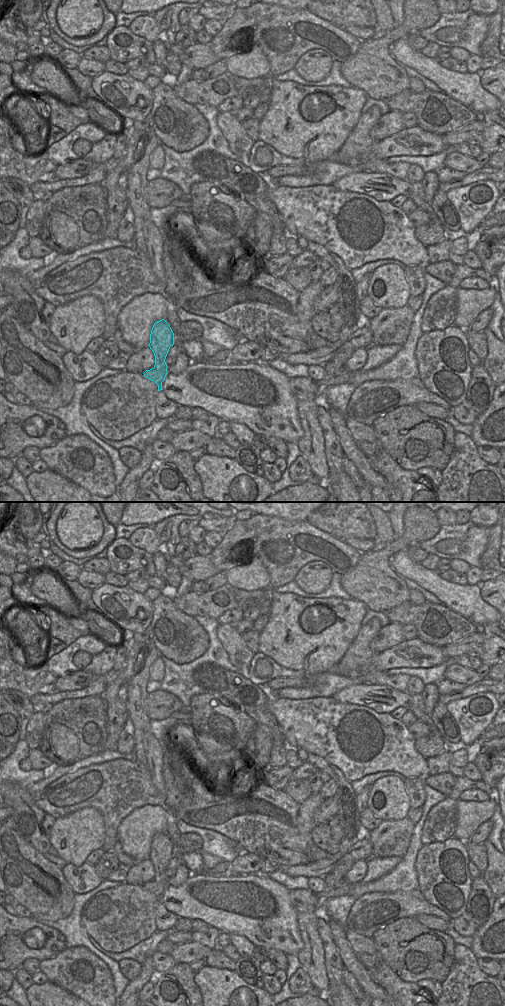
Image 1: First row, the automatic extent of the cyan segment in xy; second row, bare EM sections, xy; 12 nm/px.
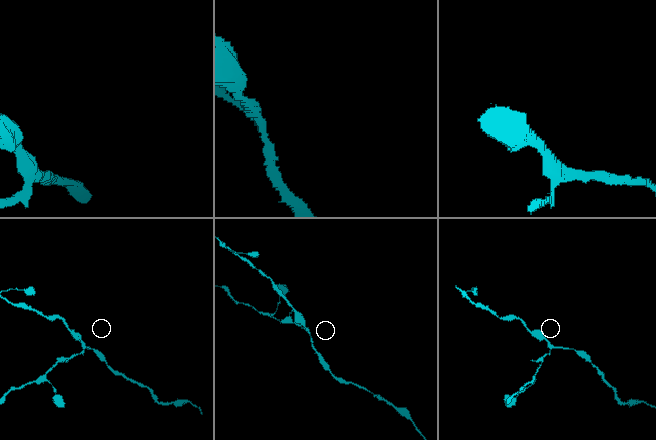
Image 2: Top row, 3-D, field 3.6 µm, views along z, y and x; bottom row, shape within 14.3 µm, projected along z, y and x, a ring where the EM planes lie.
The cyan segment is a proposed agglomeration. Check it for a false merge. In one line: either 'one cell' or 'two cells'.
two cells

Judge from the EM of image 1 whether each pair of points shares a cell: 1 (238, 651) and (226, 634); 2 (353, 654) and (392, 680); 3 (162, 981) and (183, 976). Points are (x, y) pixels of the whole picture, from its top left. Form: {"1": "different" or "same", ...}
{"1": "same", "2": "same", "3": "same"}

